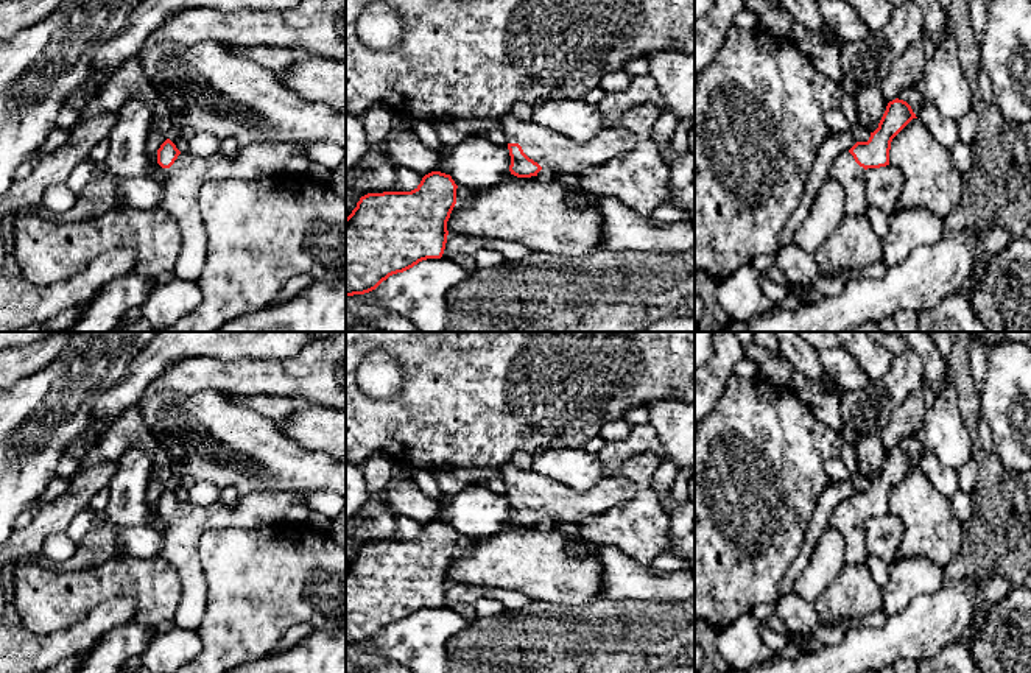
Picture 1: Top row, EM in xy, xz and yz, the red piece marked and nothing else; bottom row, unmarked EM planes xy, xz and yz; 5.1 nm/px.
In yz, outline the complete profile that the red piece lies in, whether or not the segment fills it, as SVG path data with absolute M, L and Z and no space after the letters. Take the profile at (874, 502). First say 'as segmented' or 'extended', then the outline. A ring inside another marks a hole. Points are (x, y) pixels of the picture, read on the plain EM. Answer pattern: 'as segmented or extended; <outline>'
extended; M889 450L869 489L857 491L833 508L829 527L844 537L846 566L866 566L869 551L864 542L864 520L889 514L891 491L913 467L917 466L906 450Z

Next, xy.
extended; M167 488L157 499L157 513L167 520L160 558L178 570L182 584L174 626L196 631L206 615L207 580L198 558L201 534L210 528L252 528L283 522L296 505L311 513L299 492L251 492L240 495L234 506L227 506L221 502L209 505L181 502Z

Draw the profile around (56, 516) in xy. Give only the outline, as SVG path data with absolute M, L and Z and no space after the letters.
M107 461L78 472L62 495L39 508L25 528L14 530L9 539L0 544L0 620L6 609L6 595L2 584L3 569L16 559L39 556L42 542L48 536L67 531L76 514L89 509L92 497L109 488L117 469L117 461Z

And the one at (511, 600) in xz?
M484 587L483 597L500 601L506 609L522 609L533 601L520 592L495 587Z

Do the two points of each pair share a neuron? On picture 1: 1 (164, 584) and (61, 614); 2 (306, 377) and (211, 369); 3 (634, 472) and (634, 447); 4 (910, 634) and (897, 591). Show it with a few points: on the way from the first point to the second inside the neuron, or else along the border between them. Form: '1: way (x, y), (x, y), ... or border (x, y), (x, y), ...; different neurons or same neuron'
1: way (139, 584), (95, 584), (86, 589); same neuron
2: way (282, 377), (234, 377); same neuron
3: border (661, 458), (642, 451), (631, 455), (619, 472); different neurons
4: border (935, 592), (916, 595), (900, 611), (888, 617); different neurons

